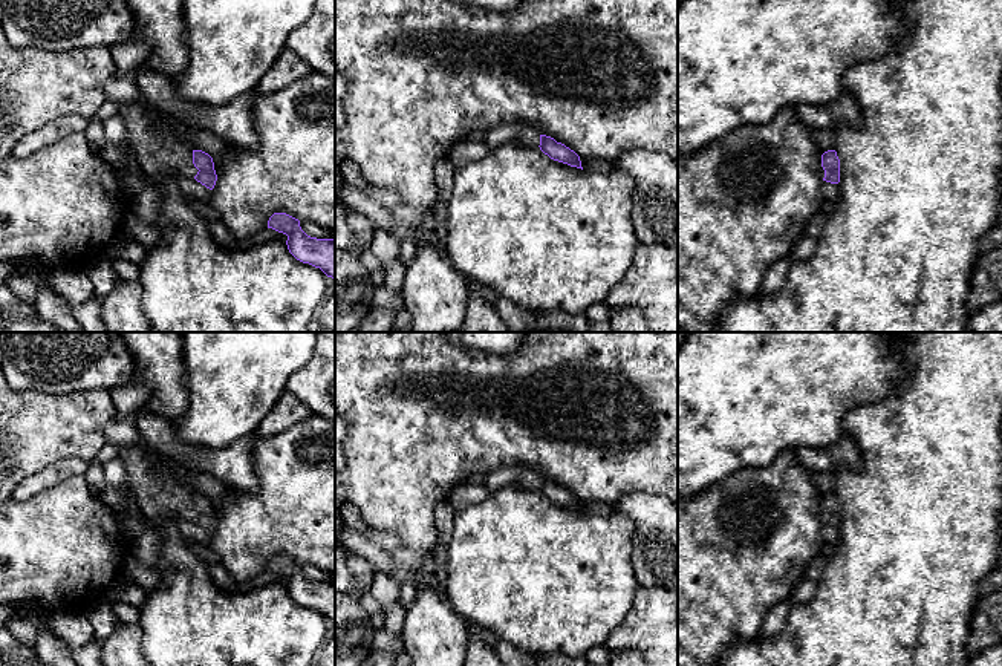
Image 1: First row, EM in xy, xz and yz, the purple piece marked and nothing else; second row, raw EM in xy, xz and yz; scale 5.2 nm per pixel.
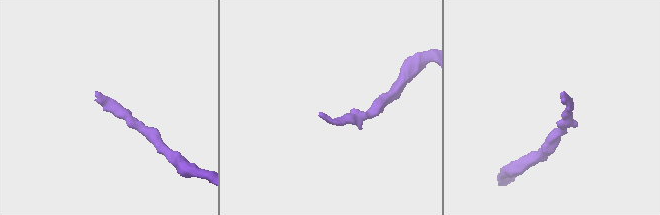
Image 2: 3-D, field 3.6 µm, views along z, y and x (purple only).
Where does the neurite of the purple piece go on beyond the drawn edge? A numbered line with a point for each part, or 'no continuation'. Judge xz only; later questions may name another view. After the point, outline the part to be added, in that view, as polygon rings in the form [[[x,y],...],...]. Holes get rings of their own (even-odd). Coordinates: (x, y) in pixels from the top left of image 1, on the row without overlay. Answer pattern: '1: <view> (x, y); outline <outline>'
1: xz (505, 476); outline [[[500,467],[485,475],[483,485],[490,493],[506,487],[538,490],[540,478],[523,467]]]

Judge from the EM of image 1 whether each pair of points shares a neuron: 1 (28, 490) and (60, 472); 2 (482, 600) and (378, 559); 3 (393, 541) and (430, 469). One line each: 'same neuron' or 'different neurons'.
1: same neuron
2: different neurons
3: different neurons

